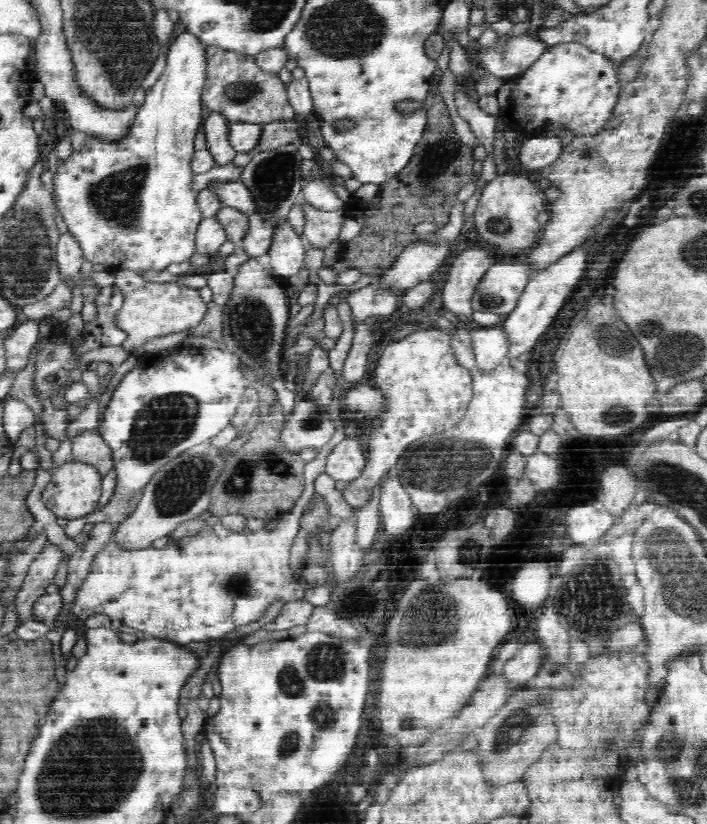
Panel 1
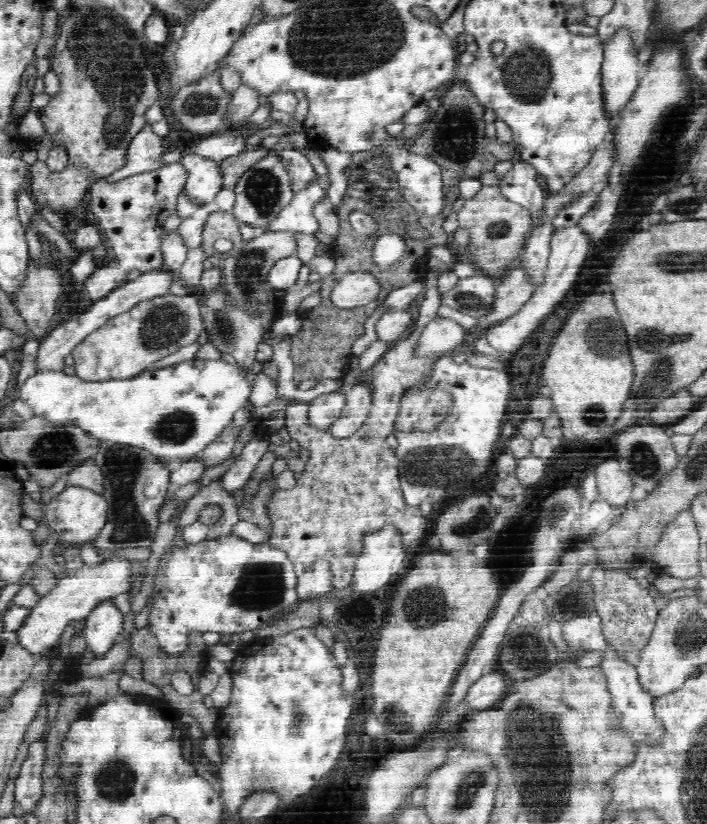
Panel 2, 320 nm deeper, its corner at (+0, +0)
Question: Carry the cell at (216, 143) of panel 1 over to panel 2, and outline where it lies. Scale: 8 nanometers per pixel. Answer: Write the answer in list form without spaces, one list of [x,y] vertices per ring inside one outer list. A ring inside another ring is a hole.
[[[188,150],[181,160],[188,173],[184,187],[187,197],[195,204],[208,204],[223,188],[223,173],[219,162],[204,159]]]

